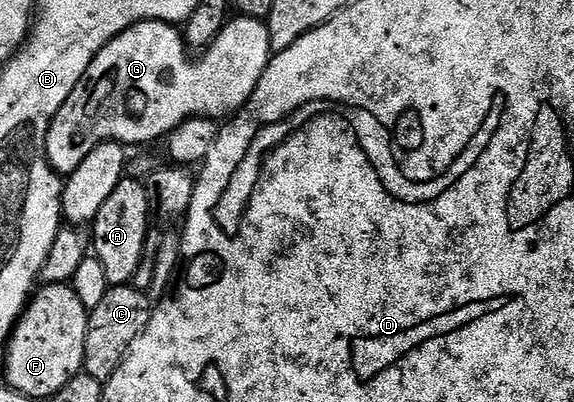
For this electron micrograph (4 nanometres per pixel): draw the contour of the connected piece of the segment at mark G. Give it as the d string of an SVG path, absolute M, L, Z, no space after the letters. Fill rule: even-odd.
M236 16L228 20L216 39L197 57L200 59L196 63L188 62L190 50L185 45L183 33L173 23L139 22L101 48L74 92L70 92L66 104L62 104L52 117L46 136L48 163L57 174L67 176L103 142L119 142L131 147L155 138L167 139L173 130L192 118L227 119L252 99L254 88L258 88L258 80L262 80L262 72L266 72L273 53L267 21L258 18Z

